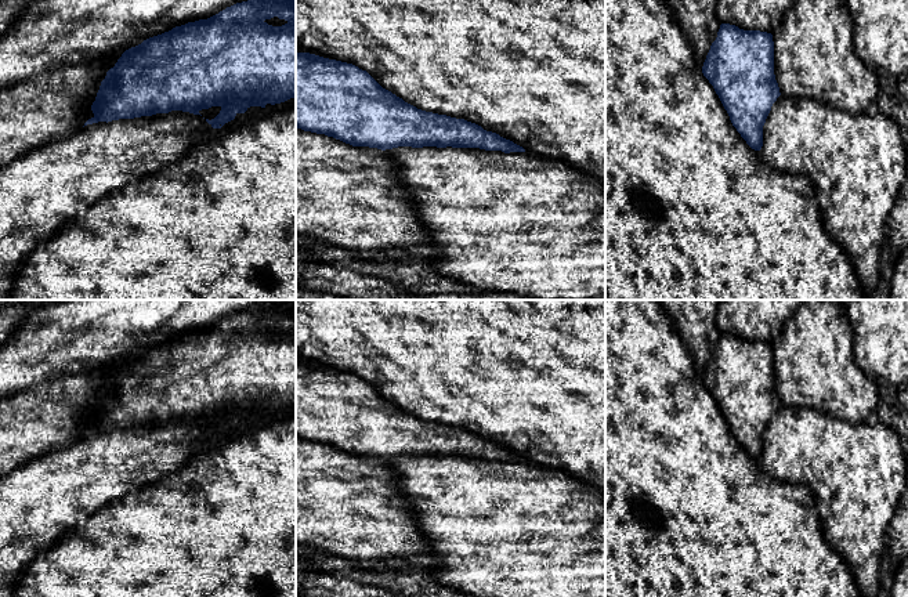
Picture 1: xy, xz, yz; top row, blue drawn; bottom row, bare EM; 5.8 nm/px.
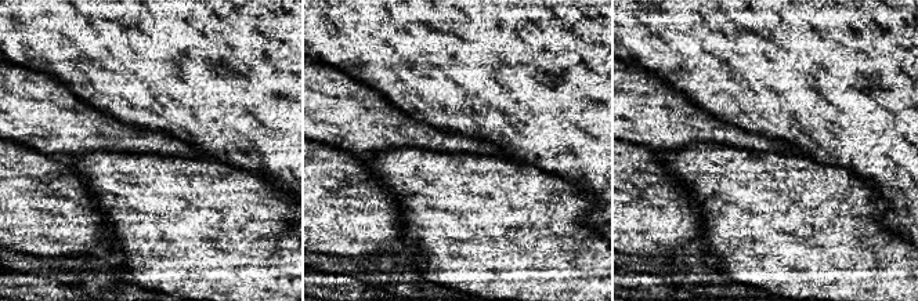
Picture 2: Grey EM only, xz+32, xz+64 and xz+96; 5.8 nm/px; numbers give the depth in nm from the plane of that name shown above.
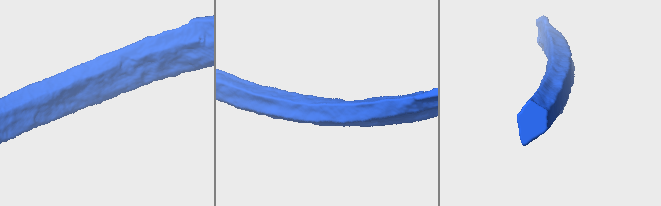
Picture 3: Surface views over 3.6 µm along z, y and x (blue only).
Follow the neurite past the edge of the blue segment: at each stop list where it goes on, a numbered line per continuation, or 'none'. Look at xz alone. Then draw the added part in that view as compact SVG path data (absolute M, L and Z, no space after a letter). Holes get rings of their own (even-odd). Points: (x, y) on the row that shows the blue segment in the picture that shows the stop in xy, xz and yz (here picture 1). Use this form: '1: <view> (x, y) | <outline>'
none

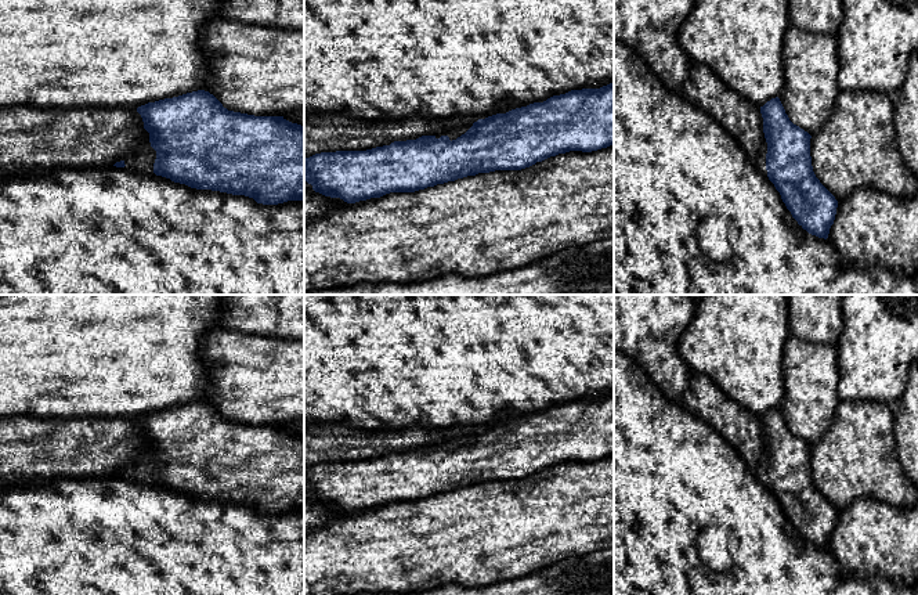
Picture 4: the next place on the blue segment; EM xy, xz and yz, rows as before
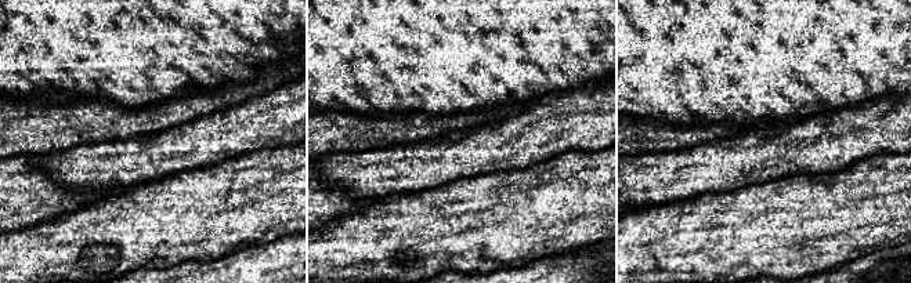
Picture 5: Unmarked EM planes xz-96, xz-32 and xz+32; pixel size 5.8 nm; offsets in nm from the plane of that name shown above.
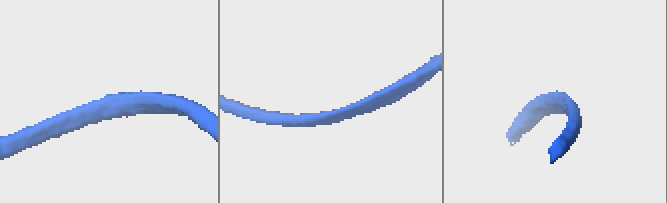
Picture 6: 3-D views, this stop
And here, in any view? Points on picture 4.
1: xz (452, 133) | M473 123L447 129L447 130L435 134L435 138L440 138L441 136L448 136L451 141L456 140L458 137L465 134L471 126L473 126Z

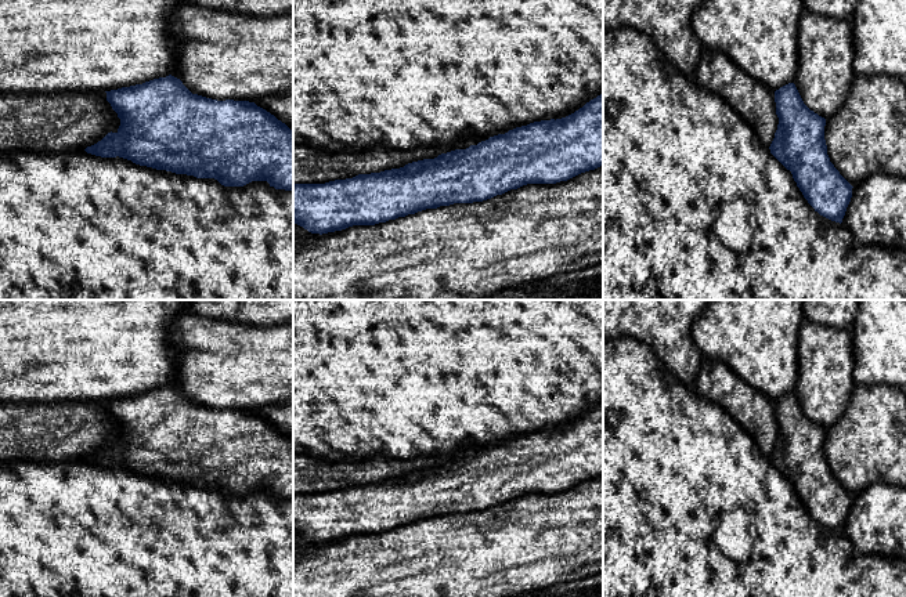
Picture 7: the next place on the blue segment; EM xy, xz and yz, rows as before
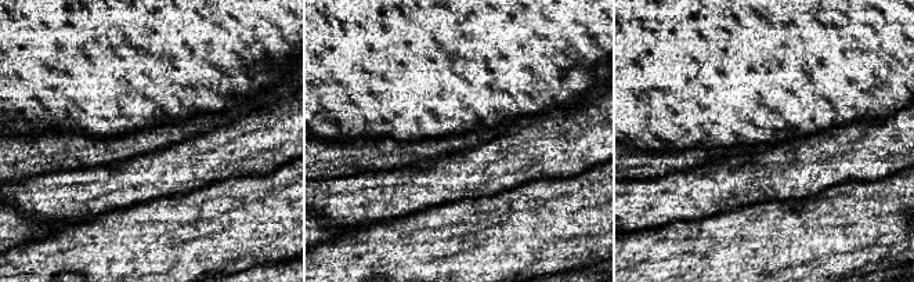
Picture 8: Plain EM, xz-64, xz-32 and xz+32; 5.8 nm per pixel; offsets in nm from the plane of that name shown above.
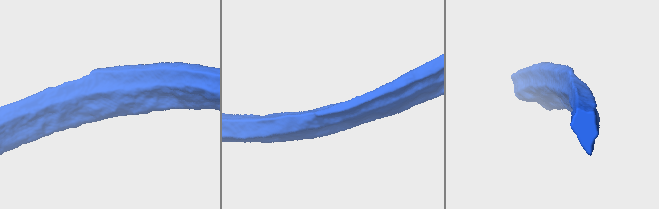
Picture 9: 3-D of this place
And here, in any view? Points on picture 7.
none

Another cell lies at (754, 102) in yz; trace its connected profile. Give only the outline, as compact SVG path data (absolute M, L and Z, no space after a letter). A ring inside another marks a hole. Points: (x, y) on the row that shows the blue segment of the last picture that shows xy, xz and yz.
M704 47L693 82L732 108L765 146L777 130L775 91L741 70L725 53Z

